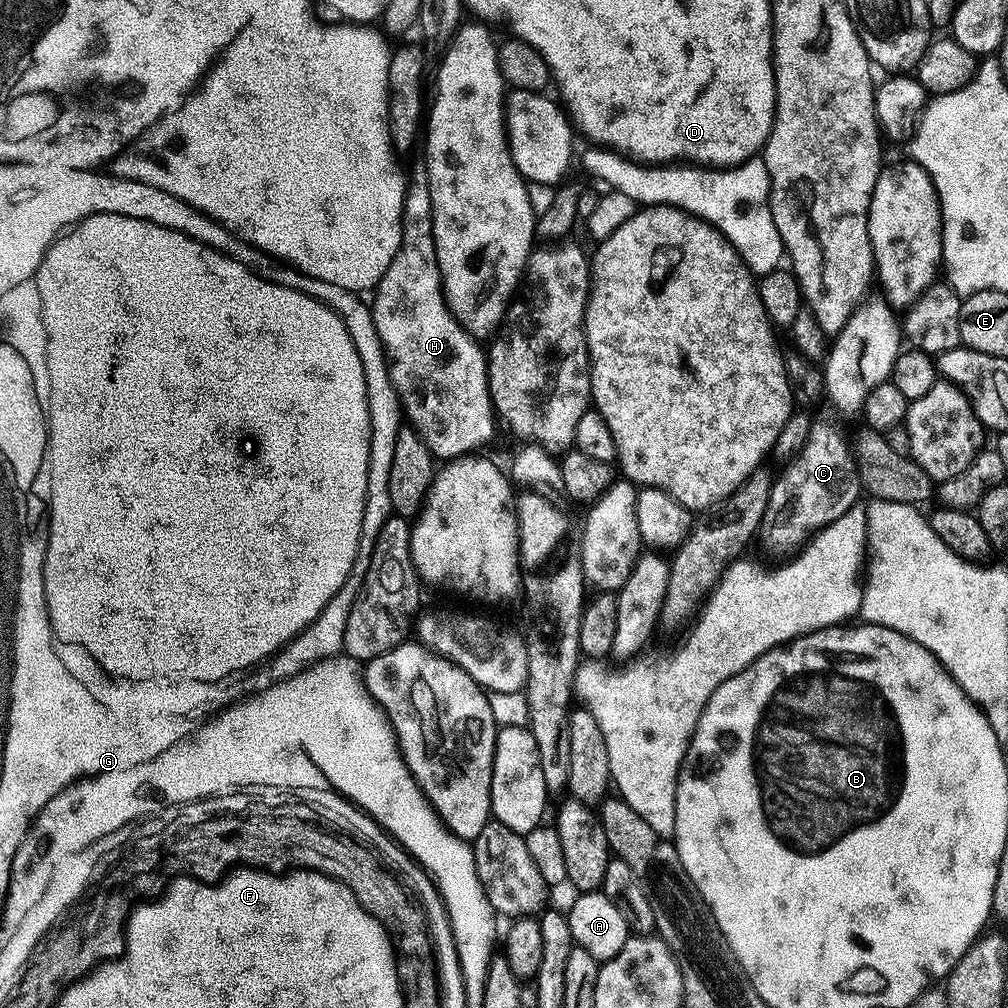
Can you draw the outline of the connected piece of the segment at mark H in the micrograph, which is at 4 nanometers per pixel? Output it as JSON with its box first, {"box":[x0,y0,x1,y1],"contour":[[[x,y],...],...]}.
{"box":[370,260,498,462],"contour":[[[392,260],[382,278],[371,293],[370,307],[374,320],[374,330],[383,348],[392,348],[400,360],[416,364],[428,380],[436,380],[444,388],[444,400],[440,400],[440,416],[444,416],[444,432],[440,432],[440,448],[432,453],[433,457],[447,462],[458,456],[475,453],[492,436],[498,425],[492,406],[492,395],[488,392],[488,361],[486,352],[477,341],[472,339],[460,323],[453,318],[448,304],[444,300],[444,288],[440,285],[440,276],[410,276],[399,273],[397,262]]]}

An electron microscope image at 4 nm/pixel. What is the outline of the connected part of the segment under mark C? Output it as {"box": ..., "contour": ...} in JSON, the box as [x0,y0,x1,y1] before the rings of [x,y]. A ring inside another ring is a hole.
{"box":[758,423,862,562],"contour":[[[813,423],[808,429],[806,442],[800,445],[800,451],[792,457],[784,476],[776,476],[772,485],[772,493],[768,499],[768,509],[760,523],[758,544],[768,556],[773,556],[776,562],[791,558],[801,551],[802,545],[813,534],[825,528],[830,522],[842,518],[846,510],[857,507],[862,487],[857,476],[856,461],[850,453],[849,445],[840,438],[828,424]]]}

